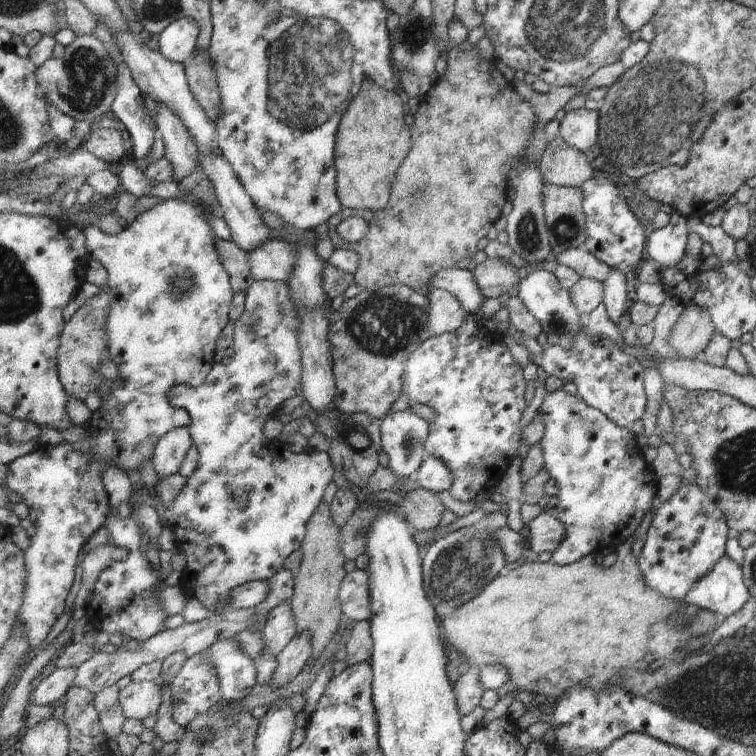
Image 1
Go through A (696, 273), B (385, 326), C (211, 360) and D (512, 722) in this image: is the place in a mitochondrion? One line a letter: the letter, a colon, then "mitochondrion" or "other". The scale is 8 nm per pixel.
A: other
B: mitochondrion
C: other
D: other

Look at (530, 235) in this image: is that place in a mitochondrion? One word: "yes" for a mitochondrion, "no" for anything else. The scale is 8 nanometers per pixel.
yes

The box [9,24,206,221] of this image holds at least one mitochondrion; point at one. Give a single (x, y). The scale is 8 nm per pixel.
(84, 78)

